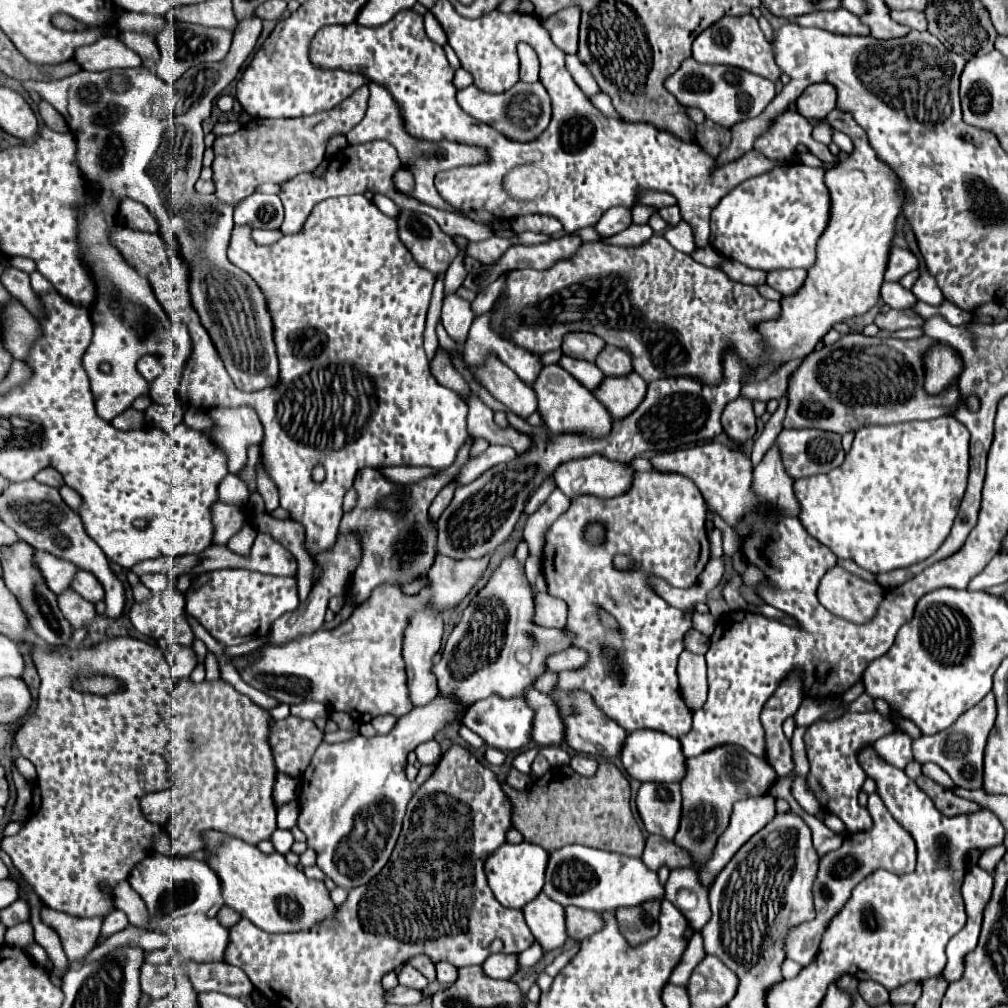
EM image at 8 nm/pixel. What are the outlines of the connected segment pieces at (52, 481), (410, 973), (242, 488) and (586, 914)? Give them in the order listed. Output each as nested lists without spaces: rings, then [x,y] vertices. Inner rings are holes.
[[[44,468],[44,470],[40,470],[40,474],[36,474],[34,476],[38,482],[42,482],[42,484],[46,484],[46,486],[52,486],[52,488],[60,488],[64,482],[62,482],[62,478],[60,478],[60,474],[56,472],[56,470],[50,470],[50,468]]]
[[[406,964],[406,966],[398,972],[398,976],[400,976],[400,984],[404,984],[404,986],[408,986],[408,988],[424,990],[424,988],[428,986],[428,980],[426,980],[416,968],[412,968],[410,964]]]
[[[226,474],[224,480],[218,484],[218,498],[226,504],[240,506],[248,500],[248,496],[248,486],[236,474]]]
[[[566,906],[566,934],[572,940],[584,940],[586,936],[596,934],[600,930],[602,918],[598,912],[576,908],[576,906]]]

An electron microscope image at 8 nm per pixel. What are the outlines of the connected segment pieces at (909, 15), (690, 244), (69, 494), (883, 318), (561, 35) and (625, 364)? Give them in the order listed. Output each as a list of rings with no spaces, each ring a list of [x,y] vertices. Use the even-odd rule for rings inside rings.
[[[890,10],[892,20],[896,20],[898,24],[910,26],[914,30],[926,30],[926,18],[922,12],[918,10]]]
[[[680,222],[680,224],[672,226],[672,228],[666,228],[662,236],[664,236],[676,250],[680,250],[680,252],[684,252],[684,254],[692,254],[692,252],[696,250],[692,230],[690,230],[690,226],[688,226],[686,222]]]
[[[62,486],[62,488],[60,488],[60,496],[62,496],[62,500],[64,500],[72,510],[78,510],[78,506],[82,504],[80,494],[78,494],[76,490],[72,490],[70,486]]]
[[[888,310],[888,312],[880,312],[874,318],[874,324],[884,330],[884,332],[894,332],[900,328],[920,328],[922,326],[922,318],[916,316],[912,310]]]
[[[568,6],[558,10],[556,14],[552,14],[550,18],[542,18],[544,28],[550,32],[552,42],[564,50],[564,54],[576,54],[578,50],[578,26],[580,26],[580,6]]]
[[[606,344],[602,352],[596,356],[594,364],[604,372],[604,376],[624,376],[632,372],[632,362],[628,354],[616,346]]]

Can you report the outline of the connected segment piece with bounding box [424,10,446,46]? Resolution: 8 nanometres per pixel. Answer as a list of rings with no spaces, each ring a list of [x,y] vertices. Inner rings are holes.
[[[430,10],[424,14],[424,28],[426,28],[426,34],[428,34],[428,38],[430,38],[432,42],[436,42],[436,44],[440,44],[440,46],[446,44],[446,34],[444,34],[440,22],[434,18],[434,14],[432,14]]]

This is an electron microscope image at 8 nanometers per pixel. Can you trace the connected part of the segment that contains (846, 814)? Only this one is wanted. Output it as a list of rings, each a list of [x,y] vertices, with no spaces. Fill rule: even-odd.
[[[876,710],[874,712],[846,712],[842,718],[832,720],[832,722],[814,722],[806,736],[806,752],[808,752],[808,762],[810,762],[810,772],[806,776],[808,786],[820,798],[820,804],[840,816],[840,820],[846,824],[850,832],[858,832],[860,828],[870,828],[870,816],[866,808],[860,808],[858,804],[858,792],[862,788],[862,782],[866,780],[864,770],[860,768],[856,754],[860,750],[860,758],[864,754],[876,754],[874,746],[870,742],[876,742],[878,738],[890,734],[894,730],[894,724],[880,716]],[[868,744],[868,746],[864,746]]]

